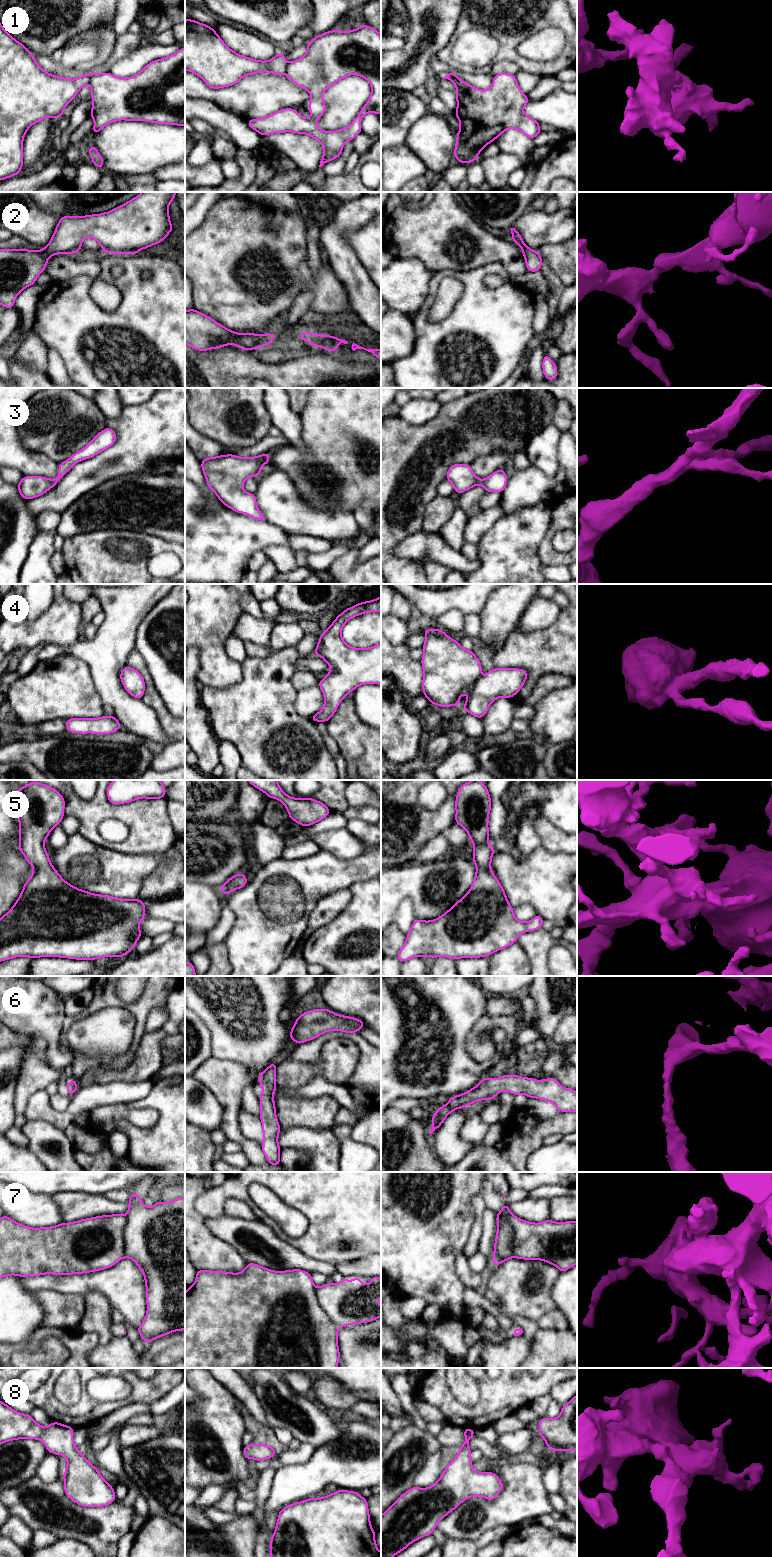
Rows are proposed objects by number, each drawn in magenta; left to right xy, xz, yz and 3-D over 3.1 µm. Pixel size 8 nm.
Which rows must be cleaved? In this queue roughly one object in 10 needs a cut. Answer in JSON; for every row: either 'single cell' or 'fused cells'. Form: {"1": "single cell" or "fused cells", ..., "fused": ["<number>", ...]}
{"1": "fused cells", "2": "single cell", "3": "single cell", "4": "single cell", "5": "single cell", "6": "single cell", "7": "single cell", "8": "single cell", "fused": ["1"]}

